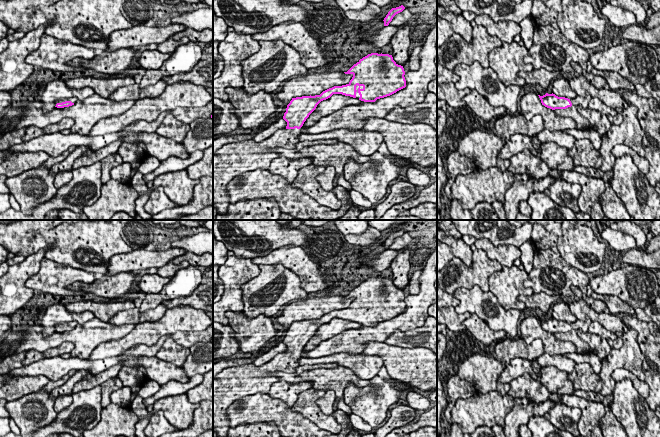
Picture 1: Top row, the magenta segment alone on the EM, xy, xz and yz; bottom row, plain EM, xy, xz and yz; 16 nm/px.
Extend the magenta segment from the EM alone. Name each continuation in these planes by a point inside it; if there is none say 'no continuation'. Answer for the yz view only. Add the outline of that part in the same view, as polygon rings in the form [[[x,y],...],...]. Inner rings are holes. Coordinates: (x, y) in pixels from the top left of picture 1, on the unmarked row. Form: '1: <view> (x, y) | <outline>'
1: yz (584, 324) | [[[586,316],[584,320],[577,319],[575,322],[570,323],[572,329],[581,329],[583,332],[588,332],[588,328],[591,324],[591,319]]]

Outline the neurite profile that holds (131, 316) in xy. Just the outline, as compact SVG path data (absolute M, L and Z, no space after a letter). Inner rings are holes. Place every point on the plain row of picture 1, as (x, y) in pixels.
M160 303L154 309L148 309L141 312L139 308L133 308L117 312L116 315L112 316L108 323L116 326L124 324L140 324L146 321L157 321L159 320L168 309L167 306Z

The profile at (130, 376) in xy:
M143 366L122 367L118 373L118 378L123 386L131 389L131 393L137 394L141 387L149 380L146 370Z

